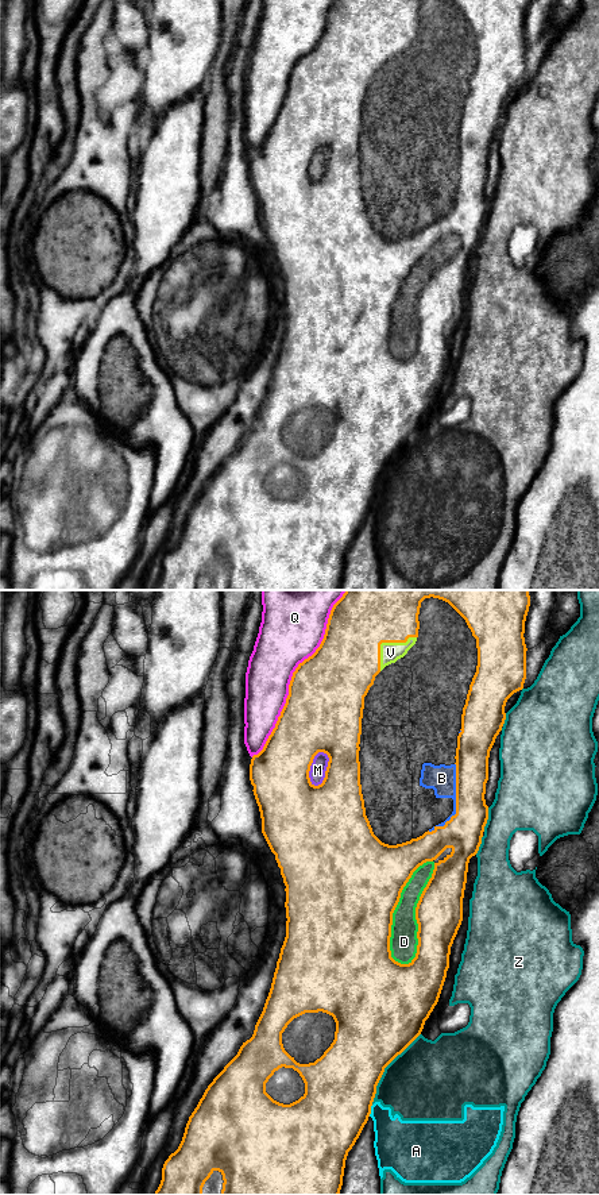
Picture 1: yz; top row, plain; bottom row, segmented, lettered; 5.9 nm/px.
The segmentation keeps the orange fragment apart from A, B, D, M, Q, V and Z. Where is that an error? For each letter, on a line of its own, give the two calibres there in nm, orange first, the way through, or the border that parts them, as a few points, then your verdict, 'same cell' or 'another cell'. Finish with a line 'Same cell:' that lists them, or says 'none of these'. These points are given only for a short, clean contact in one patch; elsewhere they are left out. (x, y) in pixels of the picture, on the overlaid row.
A: 420 nm thick on the orange side, 280 nm on the other; another cell
B: 220 nm thick on the orange side, 160 nm on the other; same cell
D: 280 nm thick on the orange side, 170 nm on the other; same cell
M: 360 nm thick on the orange side, 100 nm on the other; same cell
Q: 460 nm thick on the orange side, 360 nm on the other; another cell
V: 460 nm thick on the orange side, 120 nm on the other; same cell
Z: 440 nm thick on the orange side, 440 nm on the other; another cell
Same cell: B, D, M, V

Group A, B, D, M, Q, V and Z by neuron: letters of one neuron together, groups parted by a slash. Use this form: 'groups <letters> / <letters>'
groups A Z / B D M V / Q

